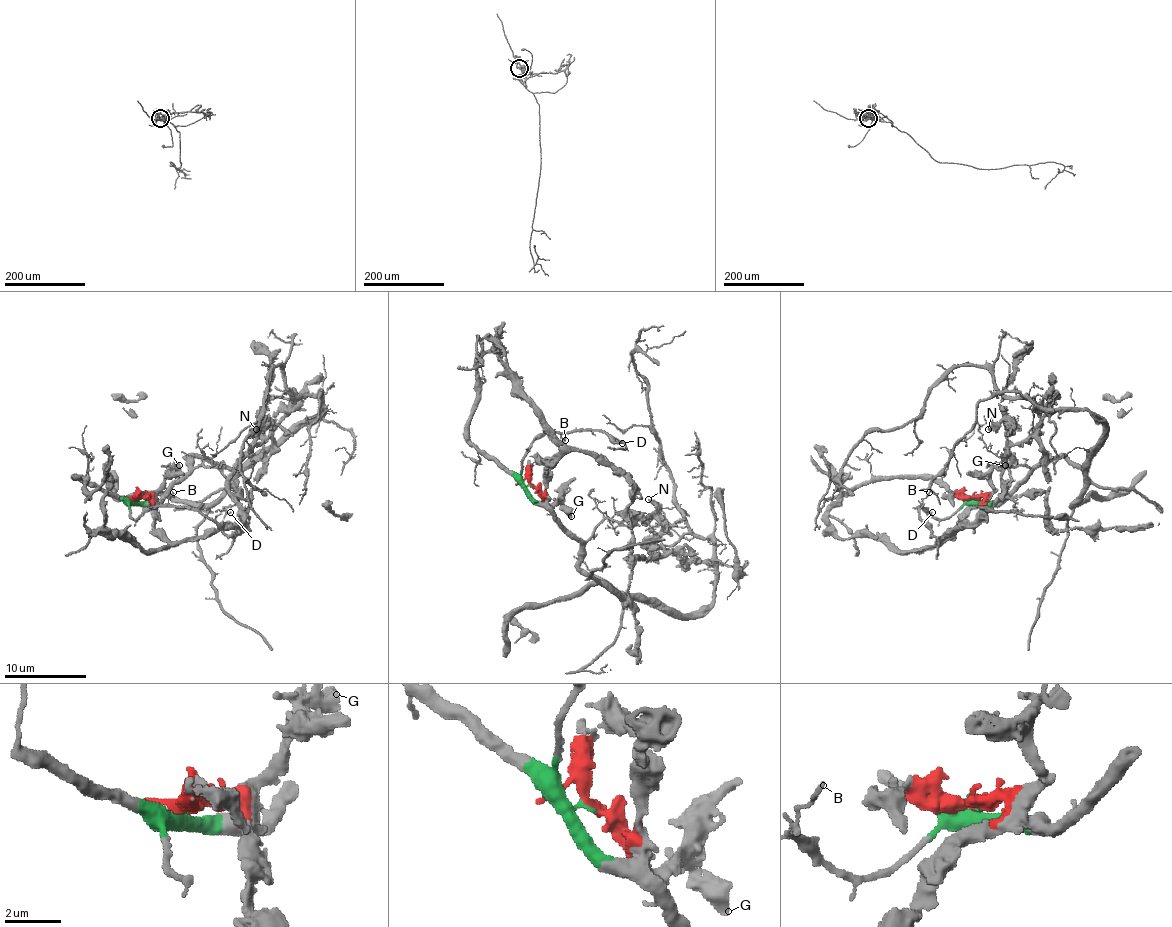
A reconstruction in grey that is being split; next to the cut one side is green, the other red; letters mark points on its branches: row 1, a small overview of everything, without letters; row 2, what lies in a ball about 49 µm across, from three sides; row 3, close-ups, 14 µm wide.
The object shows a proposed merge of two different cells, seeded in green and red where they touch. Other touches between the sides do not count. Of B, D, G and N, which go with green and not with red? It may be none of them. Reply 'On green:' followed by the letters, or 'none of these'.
On green: B, D

